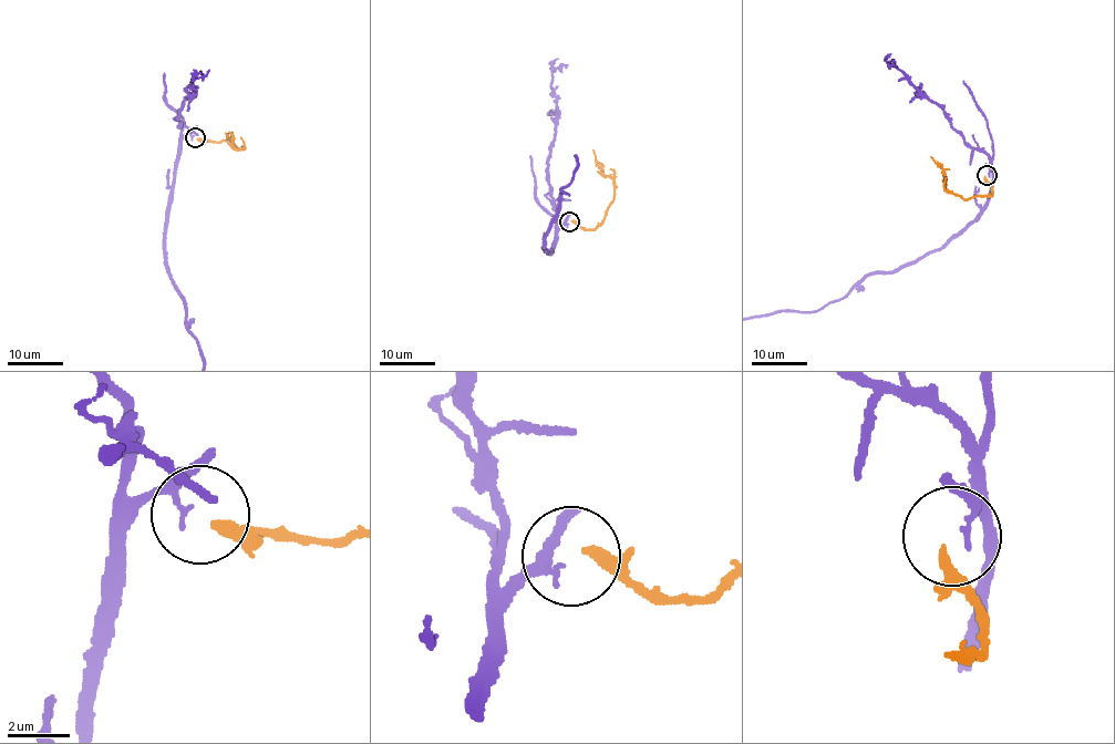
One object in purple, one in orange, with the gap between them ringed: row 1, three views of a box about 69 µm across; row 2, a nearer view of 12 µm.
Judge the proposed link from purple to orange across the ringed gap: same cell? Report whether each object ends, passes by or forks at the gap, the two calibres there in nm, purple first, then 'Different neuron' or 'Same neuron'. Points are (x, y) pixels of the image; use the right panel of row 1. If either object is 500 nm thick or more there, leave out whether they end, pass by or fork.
At the ring purple ends. At the ring orange ends. Thickness 200 nm (purple) against 360 nm. Different neuron

